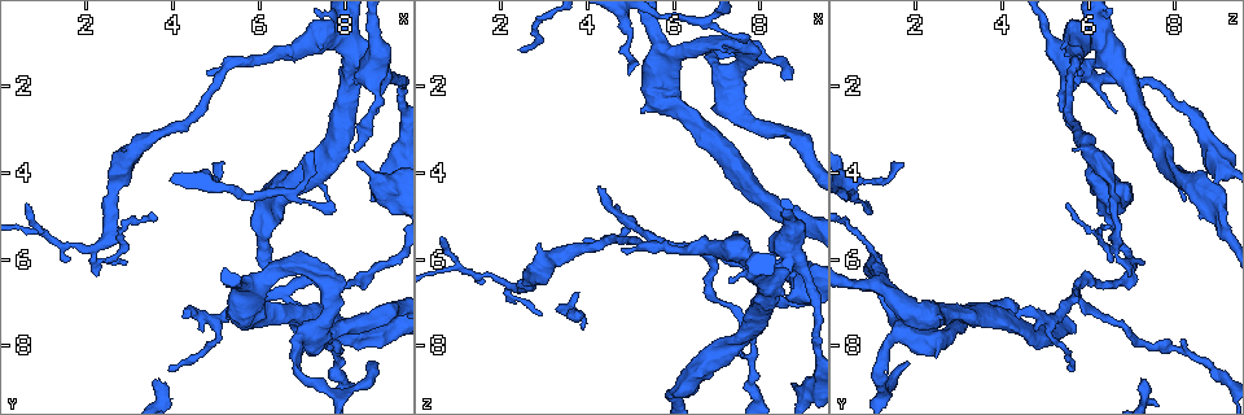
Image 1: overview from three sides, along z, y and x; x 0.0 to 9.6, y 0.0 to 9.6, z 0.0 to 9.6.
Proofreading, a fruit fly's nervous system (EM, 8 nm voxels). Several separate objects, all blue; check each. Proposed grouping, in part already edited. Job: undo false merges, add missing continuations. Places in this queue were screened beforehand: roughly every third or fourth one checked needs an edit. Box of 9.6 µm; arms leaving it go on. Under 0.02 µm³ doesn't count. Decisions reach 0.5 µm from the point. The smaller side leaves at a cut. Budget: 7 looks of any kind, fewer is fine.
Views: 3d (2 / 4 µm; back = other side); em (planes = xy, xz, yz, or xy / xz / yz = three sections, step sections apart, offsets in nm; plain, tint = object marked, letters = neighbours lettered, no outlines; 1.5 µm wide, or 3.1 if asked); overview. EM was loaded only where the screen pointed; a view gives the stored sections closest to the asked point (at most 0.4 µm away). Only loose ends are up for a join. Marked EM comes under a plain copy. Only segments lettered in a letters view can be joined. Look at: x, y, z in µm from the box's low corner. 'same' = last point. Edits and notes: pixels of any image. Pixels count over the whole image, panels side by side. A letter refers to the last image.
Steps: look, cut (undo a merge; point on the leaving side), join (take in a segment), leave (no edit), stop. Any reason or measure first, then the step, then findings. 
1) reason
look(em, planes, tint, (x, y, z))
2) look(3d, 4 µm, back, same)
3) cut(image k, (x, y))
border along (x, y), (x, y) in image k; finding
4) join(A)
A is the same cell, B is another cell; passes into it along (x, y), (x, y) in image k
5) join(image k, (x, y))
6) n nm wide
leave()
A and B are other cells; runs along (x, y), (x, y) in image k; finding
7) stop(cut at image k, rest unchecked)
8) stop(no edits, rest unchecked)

tapers out
look(3d, 4 µm, (4.95, 3.85, 1.70))

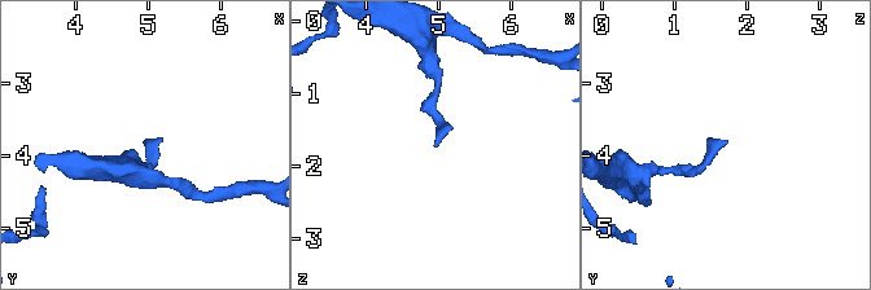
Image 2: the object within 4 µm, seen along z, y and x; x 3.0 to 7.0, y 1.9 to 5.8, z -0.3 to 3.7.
look(em, xy, step 8, tint, (4.90, 3.80, 1.70))

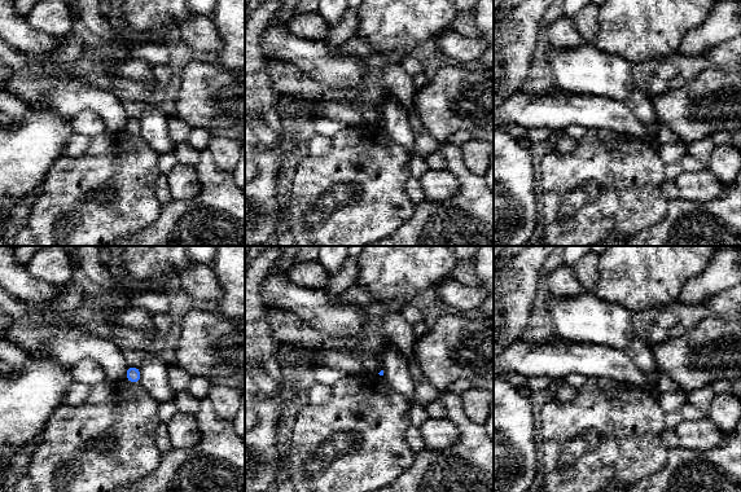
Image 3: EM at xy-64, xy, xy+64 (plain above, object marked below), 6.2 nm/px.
look(em, planes, letters, same)

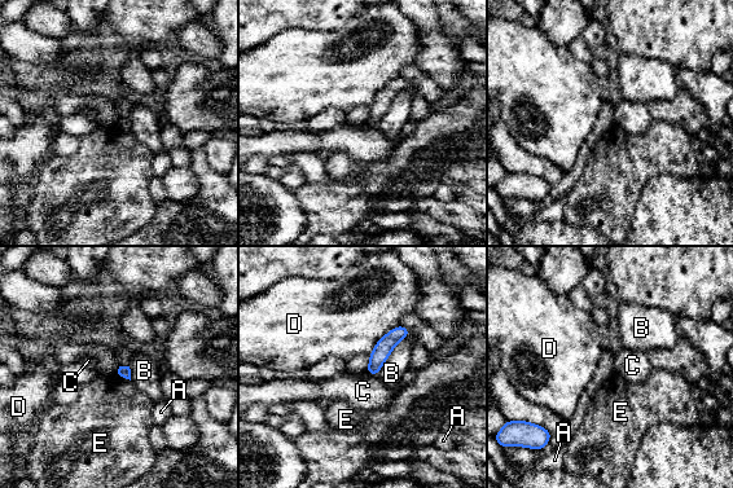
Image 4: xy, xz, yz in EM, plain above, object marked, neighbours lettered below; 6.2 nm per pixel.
leave()
A, B, C, D and E are other cells; runs along (404, 330), (382, 350), (371, 370) in image 4; none of them fits

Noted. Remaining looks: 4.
three arms meet
look(em, yz, step 4, tint, (6.60, 6.75, 5.70))

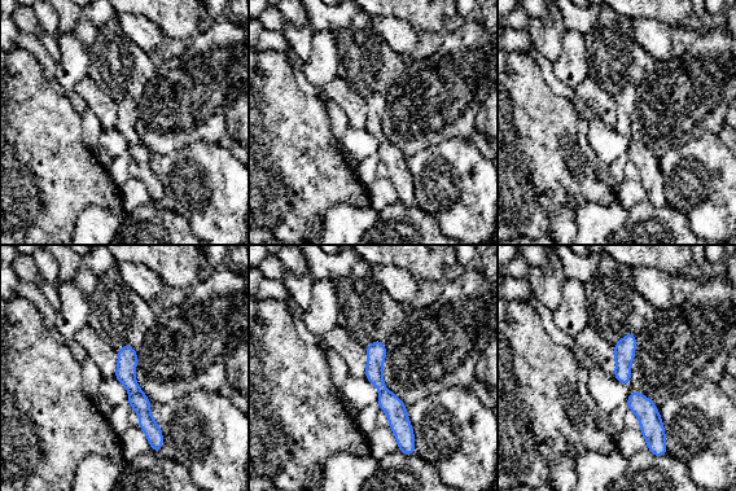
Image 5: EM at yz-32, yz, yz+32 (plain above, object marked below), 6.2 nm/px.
look(em, yz, step 4, letters, same)

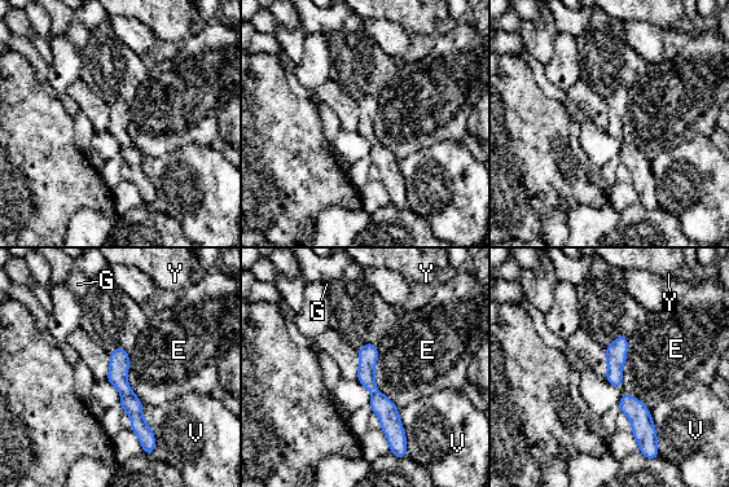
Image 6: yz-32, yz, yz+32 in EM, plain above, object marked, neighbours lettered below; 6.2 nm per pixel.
E touches over 400 nm
leave()
E, G, V and Y are other cells; border along (377, 347), (374, 385), (398, 407) in image 6; all the same cell

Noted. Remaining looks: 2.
thick end
look(em, planes, letters, (7.60, 4.65, 8.20))

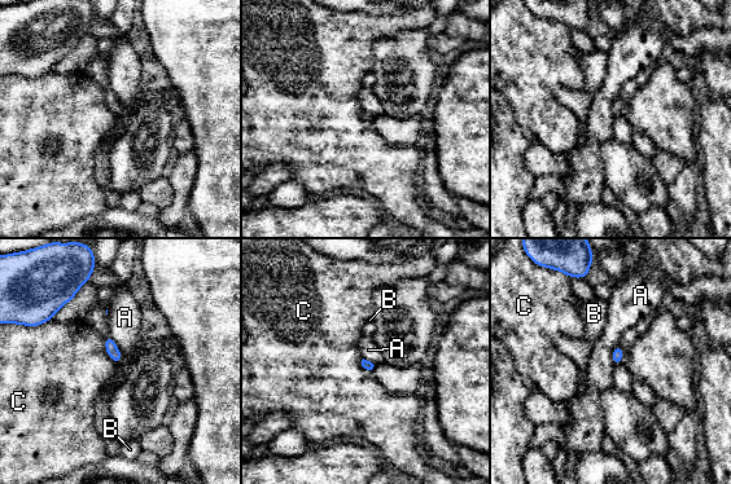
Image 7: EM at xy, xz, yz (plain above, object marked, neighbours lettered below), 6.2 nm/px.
leave()
A, B and C are other cells; border along (103, 338), (106, 353), (117, 364) in image 7; no lettered segment goes on from it

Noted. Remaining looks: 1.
stop(no edits, rest unchecked)

